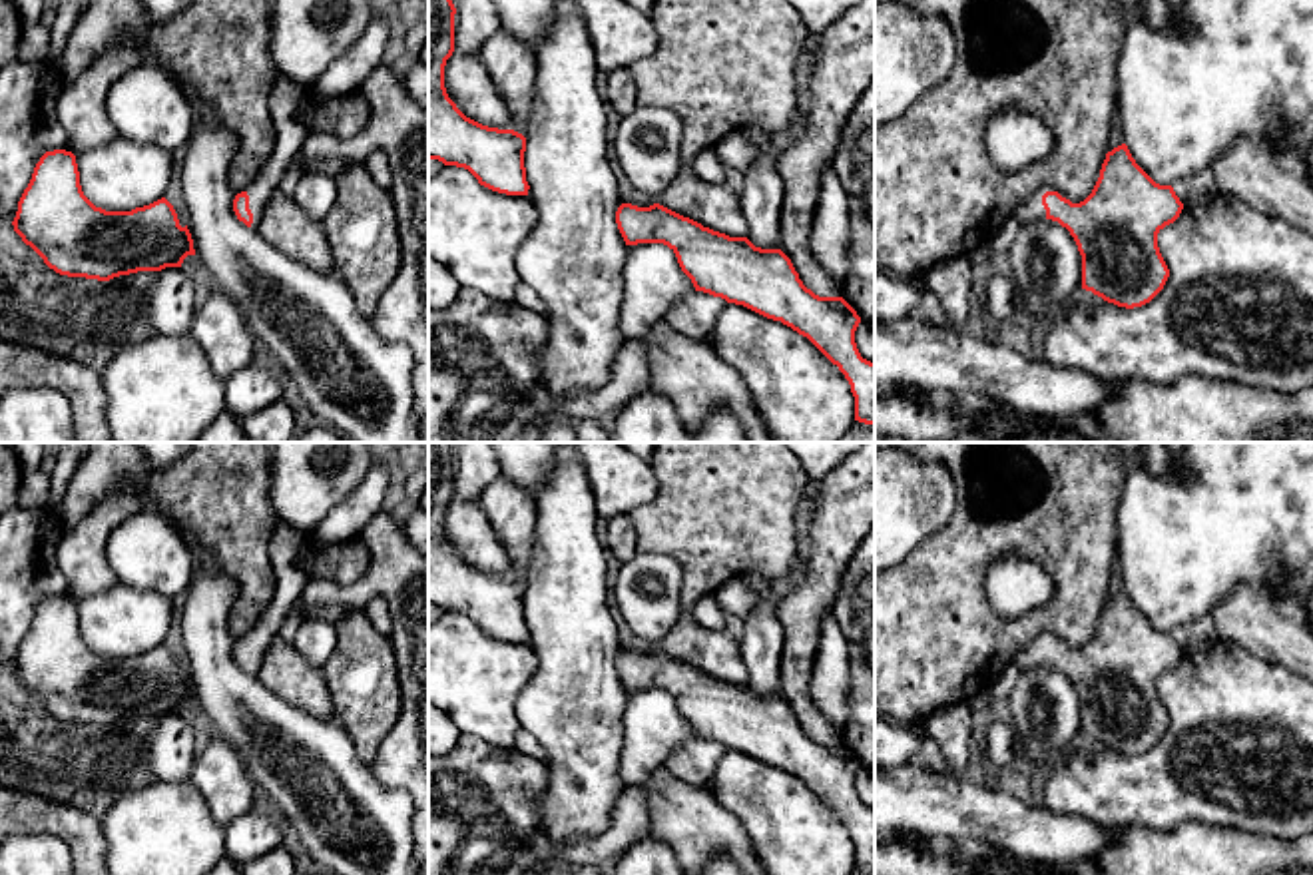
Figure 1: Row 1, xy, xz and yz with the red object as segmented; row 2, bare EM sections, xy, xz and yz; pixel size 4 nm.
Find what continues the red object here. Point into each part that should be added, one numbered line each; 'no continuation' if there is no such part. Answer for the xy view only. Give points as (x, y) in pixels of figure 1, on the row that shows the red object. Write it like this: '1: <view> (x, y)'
1: xy (287, 100)

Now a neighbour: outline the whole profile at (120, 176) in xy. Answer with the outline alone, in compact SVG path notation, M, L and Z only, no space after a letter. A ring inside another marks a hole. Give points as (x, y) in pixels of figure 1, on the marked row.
M116 136L76 155L84 195L106 211L131 211L165 197L171 153Z

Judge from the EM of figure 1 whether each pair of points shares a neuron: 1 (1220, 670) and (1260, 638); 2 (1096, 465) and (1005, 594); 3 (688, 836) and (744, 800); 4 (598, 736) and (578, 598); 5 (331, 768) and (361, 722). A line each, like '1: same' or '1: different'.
1: different
2: different
3: different
4: same
5: different

